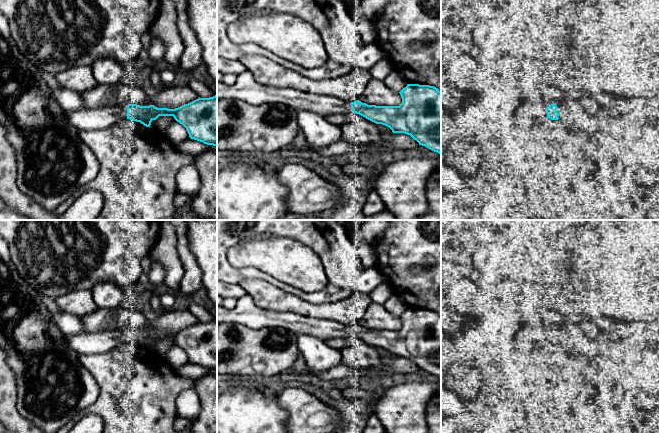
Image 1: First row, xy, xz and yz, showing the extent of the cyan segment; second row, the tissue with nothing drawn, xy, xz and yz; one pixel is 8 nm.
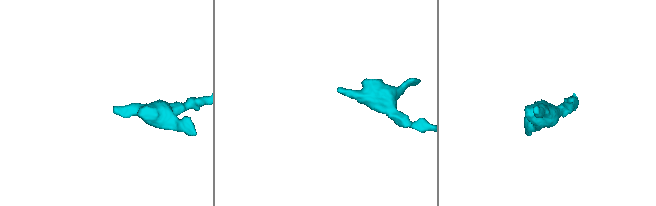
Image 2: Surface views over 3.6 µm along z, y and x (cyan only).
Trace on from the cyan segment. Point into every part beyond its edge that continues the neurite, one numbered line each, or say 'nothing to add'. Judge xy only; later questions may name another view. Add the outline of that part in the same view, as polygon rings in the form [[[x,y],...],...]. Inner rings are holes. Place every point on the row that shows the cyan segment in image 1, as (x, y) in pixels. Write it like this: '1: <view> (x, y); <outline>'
1: xy (83, 119); [[[108,105],[96,109],[65,111],[69,122],[78,130],[104,129],[127,118],[125,105]]]

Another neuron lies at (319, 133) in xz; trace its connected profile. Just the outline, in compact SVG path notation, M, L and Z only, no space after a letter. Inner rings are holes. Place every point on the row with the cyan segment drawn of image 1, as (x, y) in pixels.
M295 111L299 127L309 143L309 150L317 152L342 139L341 126L328 122L326 117L310 111Z

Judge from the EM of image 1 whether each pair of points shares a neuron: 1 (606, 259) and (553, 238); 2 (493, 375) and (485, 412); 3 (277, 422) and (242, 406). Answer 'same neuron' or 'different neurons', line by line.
1: different neurons
2: same neuron
3: same neuron

